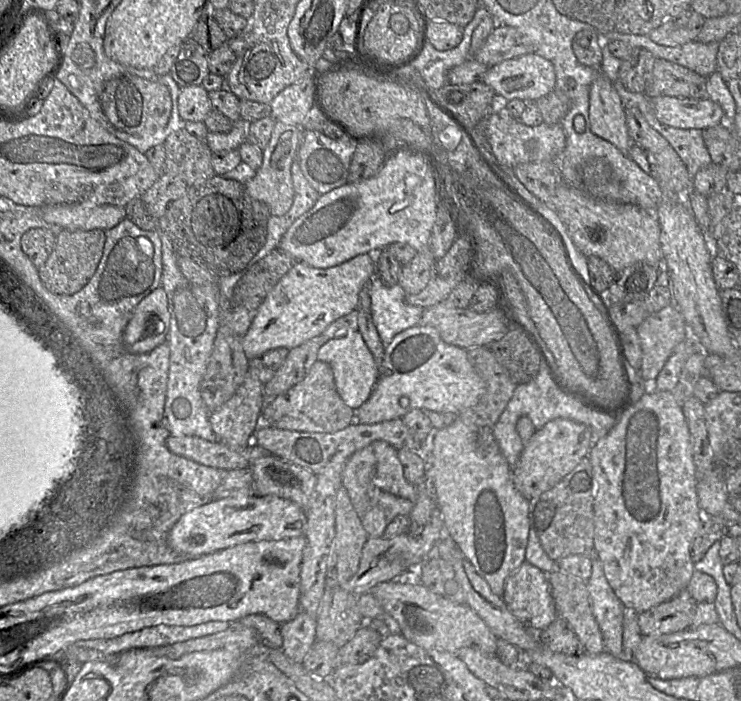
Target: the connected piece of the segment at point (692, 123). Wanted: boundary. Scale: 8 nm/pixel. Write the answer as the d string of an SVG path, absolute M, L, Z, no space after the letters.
M660 96L652 102L656 118L674 128L704 130L719 125L724 115L722 107L711 99Z

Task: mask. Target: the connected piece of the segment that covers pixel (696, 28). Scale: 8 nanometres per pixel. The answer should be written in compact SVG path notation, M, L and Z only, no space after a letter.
M691 8L665 20L648 37L658 45L682 46L695 41L706 19Z

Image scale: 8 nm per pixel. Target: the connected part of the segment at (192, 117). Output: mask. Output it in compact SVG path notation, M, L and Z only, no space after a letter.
M187 86L180 90L177 106L184 121L203 122L213 110L209 92L202 86Z

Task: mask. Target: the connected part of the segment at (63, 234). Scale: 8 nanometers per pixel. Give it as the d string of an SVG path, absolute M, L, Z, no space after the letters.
M62 229L47 261L38 269L45 287L54 294L71 295L80 291L94 275L103 255L105 231Z

